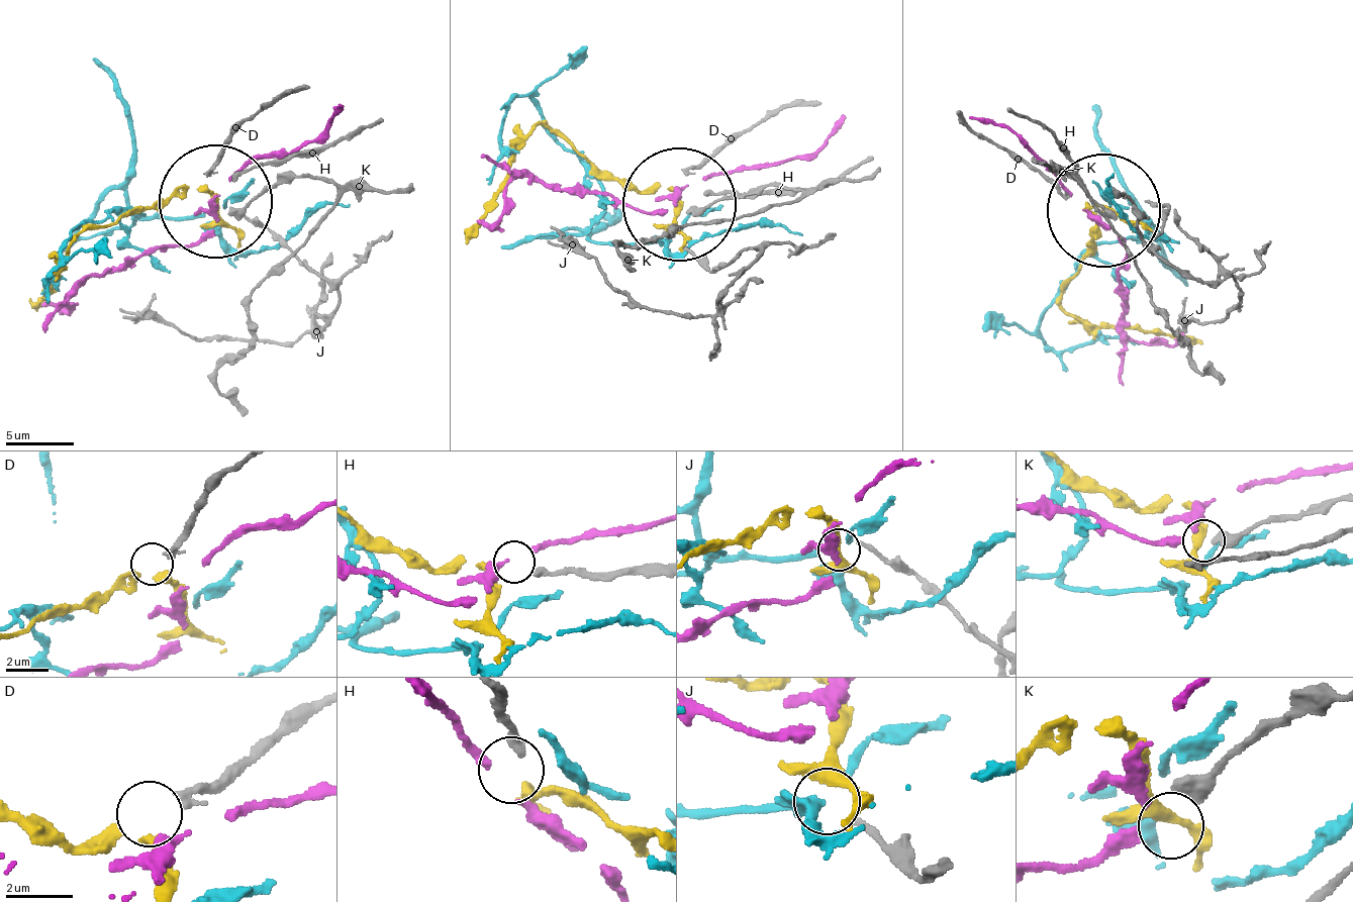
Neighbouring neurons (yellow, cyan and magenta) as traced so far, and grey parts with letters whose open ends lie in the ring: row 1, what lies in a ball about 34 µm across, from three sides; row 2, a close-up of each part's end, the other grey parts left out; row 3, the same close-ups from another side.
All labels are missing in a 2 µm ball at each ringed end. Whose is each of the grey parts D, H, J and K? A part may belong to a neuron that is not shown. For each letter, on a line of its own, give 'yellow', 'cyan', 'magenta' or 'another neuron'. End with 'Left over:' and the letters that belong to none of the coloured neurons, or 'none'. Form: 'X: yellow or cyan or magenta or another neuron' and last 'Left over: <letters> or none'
D: another neuron
H: yellow
J: cyan
K: another neuron
Left over: D, K

